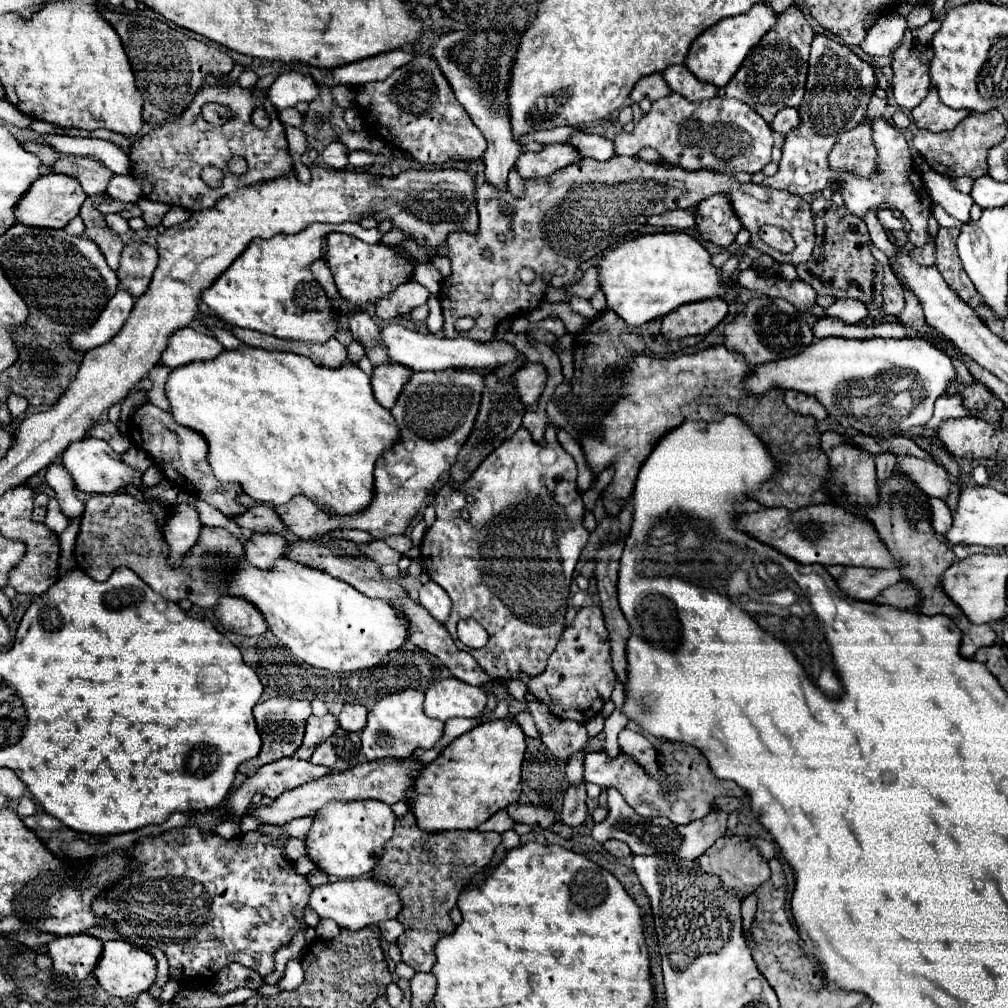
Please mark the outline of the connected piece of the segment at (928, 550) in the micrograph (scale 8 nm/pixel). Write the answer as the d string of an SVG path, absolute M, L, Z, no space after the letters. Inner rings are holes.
M894 470L892 476L880 486L878 494L880 494L878 506L860 508L860 510L874 524L880 538L890 548L892 556L902 562L902 568L900 568L902 576L906 576L906 580L910 580L920 592L924 592L924 602L922 602L922 606L918 606L918 612L930 614L930 616L946 614L946 616L954 618L954 622L962 630L960 652L964 658L972 658L978 648L994 644L994 640L996 640L994 628L990 624L980 624L980 626L972 624L966 618L966 614L960 610L960 606L954 606L954 600L942 588L942 574L954 564L956 556L948 544L938 540L938 536L932 528L928 496L922 490L918 490L918 486L912 480L908 480L906 476L902 476L902 472L898 472L898 470Z

